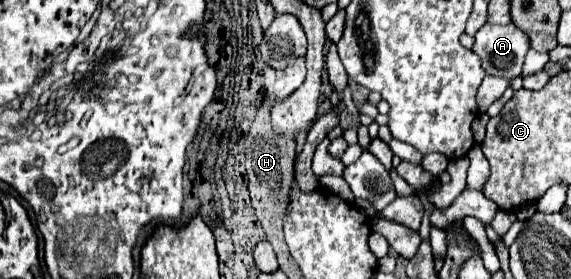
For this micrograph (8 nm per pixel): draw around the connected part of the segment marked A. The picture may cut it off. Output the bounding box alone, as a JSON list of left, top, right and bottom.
[472,24,528,78]

